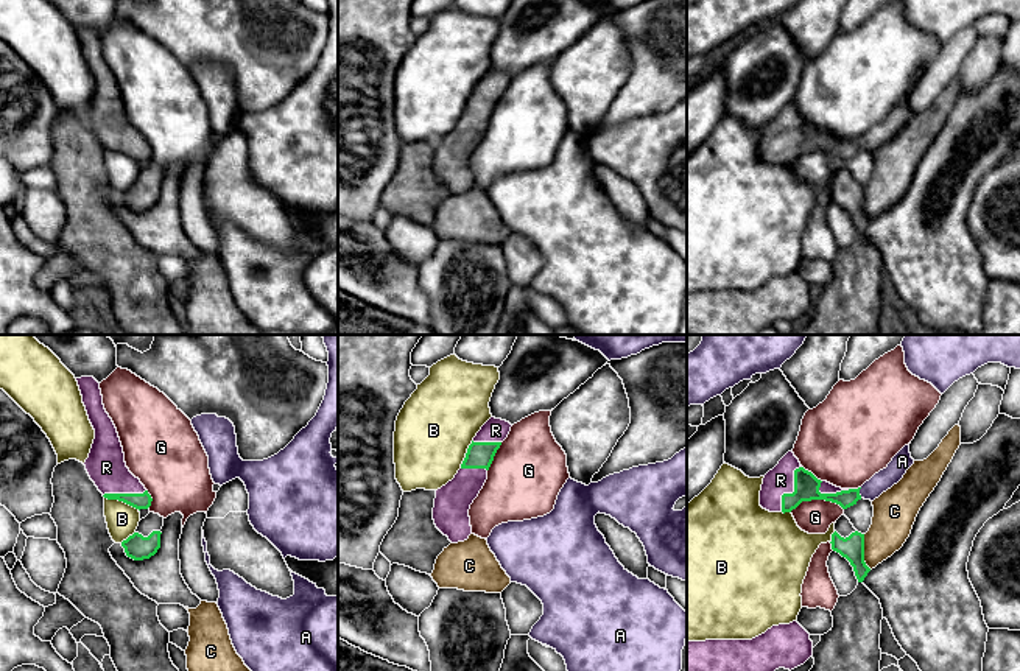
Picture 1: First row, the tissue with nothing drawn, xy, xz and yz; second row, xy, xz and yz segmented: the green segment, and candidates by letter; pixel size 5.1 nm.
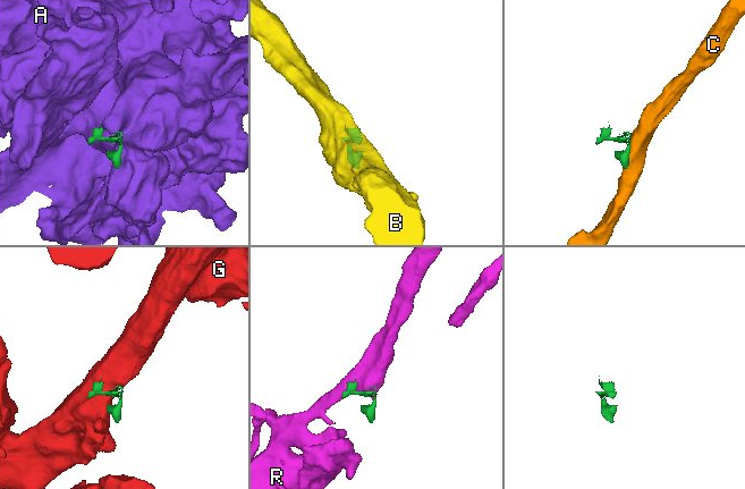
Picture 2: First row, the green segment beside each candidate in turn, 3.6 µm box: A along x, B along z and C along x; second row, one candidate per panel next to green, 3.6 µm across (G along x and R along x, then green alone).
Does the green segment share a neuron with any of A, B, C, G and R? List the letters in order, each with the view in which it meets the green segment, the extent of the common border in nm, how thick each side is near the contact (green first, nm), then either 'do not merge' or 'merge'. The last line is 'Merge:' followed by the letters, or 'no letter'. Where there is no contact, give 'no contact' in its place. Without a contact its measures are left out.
A: contact in yz; length 60 nm; calibres 100 and 100 nm; do not merge
B: contact in xy; length 200 nm; calibres 80 and 160 nm; do not merge
C: contact in yz; length 190 nm; calibres 120 and 220 nm; do not merge
G: contact in yz; length 280 nm; calibres 130 and 180 nm; do not merge
R: contact in yz; length 260 nm; calibres 130 and 140 nm; merge
Merge: R

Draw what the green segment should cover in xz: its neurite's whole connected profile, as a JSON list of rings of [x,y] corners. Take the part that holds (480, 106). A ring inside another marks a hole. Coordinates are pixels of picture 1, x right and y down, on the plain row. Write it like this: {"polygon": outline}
{"polygon": [[[491,69],[469,97],[455,129],[436,142],[433,171],[452,195],[464,193],[472,185],[470,156],[483,140],[494,107],[511,78],[506,72]]]}

